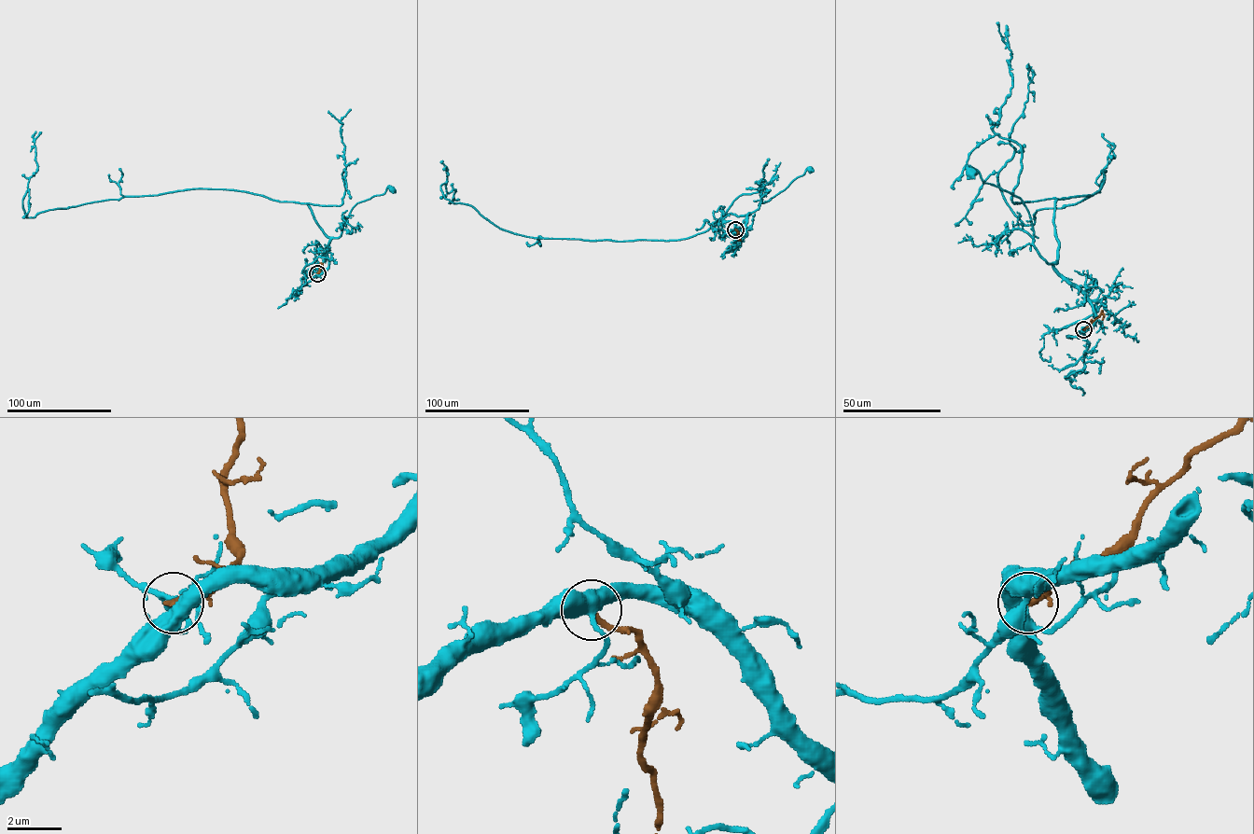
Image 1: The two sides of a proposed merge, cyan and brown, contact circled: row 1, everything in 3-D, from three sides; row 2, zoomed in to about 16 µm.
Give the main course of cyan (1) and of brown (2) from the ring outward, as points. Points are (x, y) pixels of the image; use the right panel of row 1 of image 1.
1: (1083, 330), (1095, 321), (1093, 304), (1039, 254), (1026, 207), (1019, 198), (984, 183), (974, 170), (970, 173)
2: (1083, 329), (1101, 311), (1102, 320)

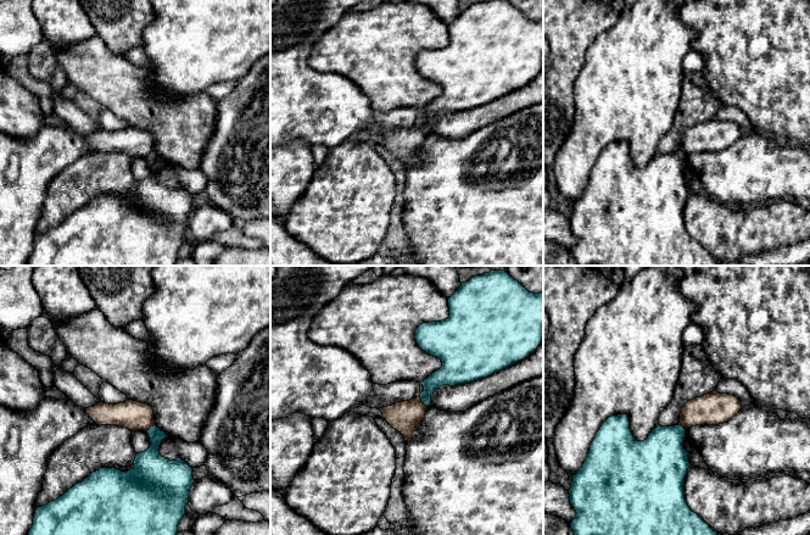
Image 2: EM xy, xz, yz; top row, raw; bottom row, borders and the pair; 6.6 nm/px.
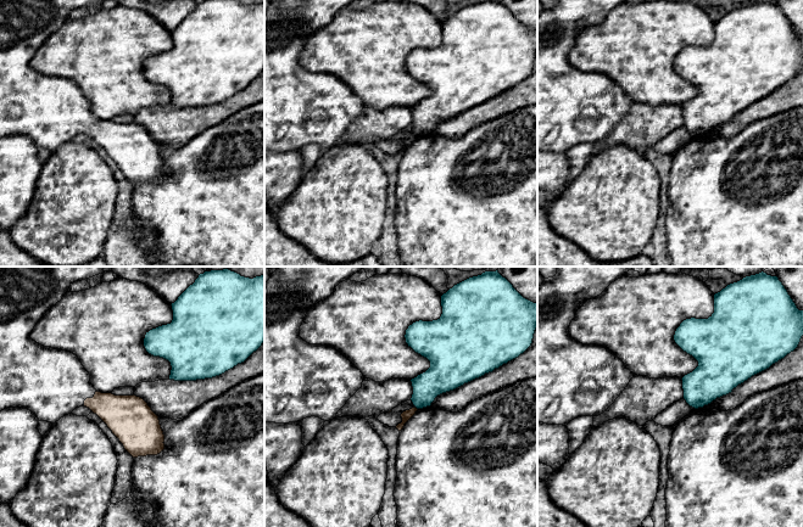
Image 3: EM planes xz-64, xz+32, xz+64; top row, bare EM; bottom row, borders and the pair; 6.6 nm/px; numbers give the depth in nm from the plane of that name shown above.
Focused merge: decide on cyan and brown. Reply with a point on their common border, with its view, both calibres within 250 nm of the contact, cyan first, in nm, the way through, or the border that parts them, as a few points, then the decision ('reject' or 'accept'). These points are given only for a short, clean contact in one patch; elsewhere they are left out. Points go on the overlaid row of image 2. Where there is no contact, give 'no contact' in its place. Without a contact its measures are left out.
contact xz (423, 402); calibres 140 and 200 nm; border xz (419, 396), (428, 406); reject

